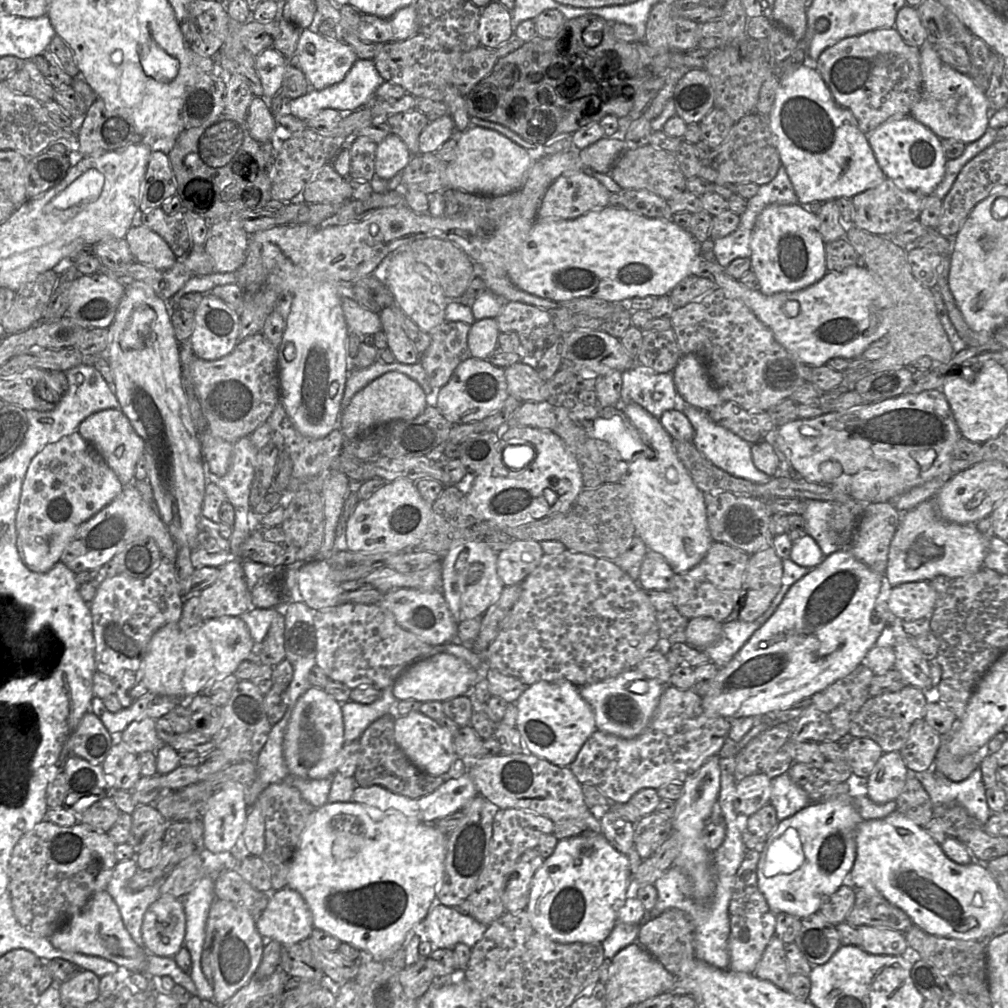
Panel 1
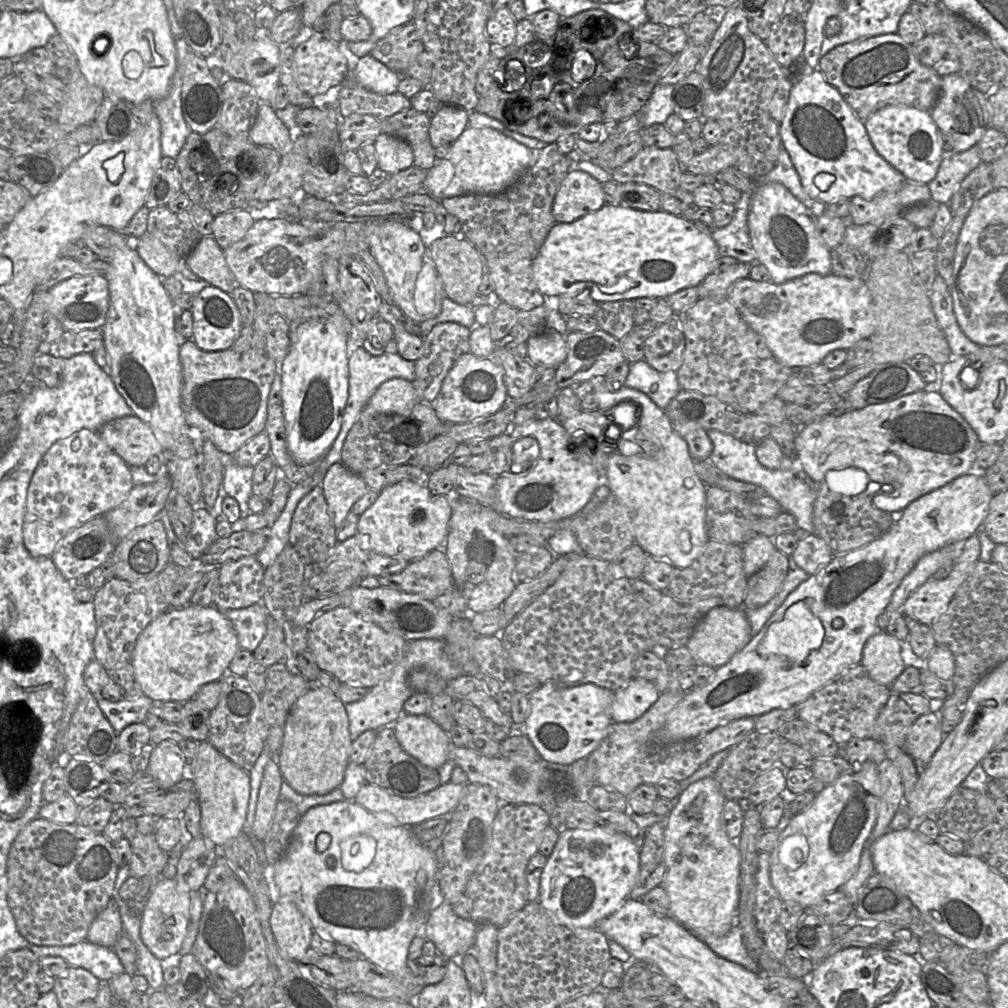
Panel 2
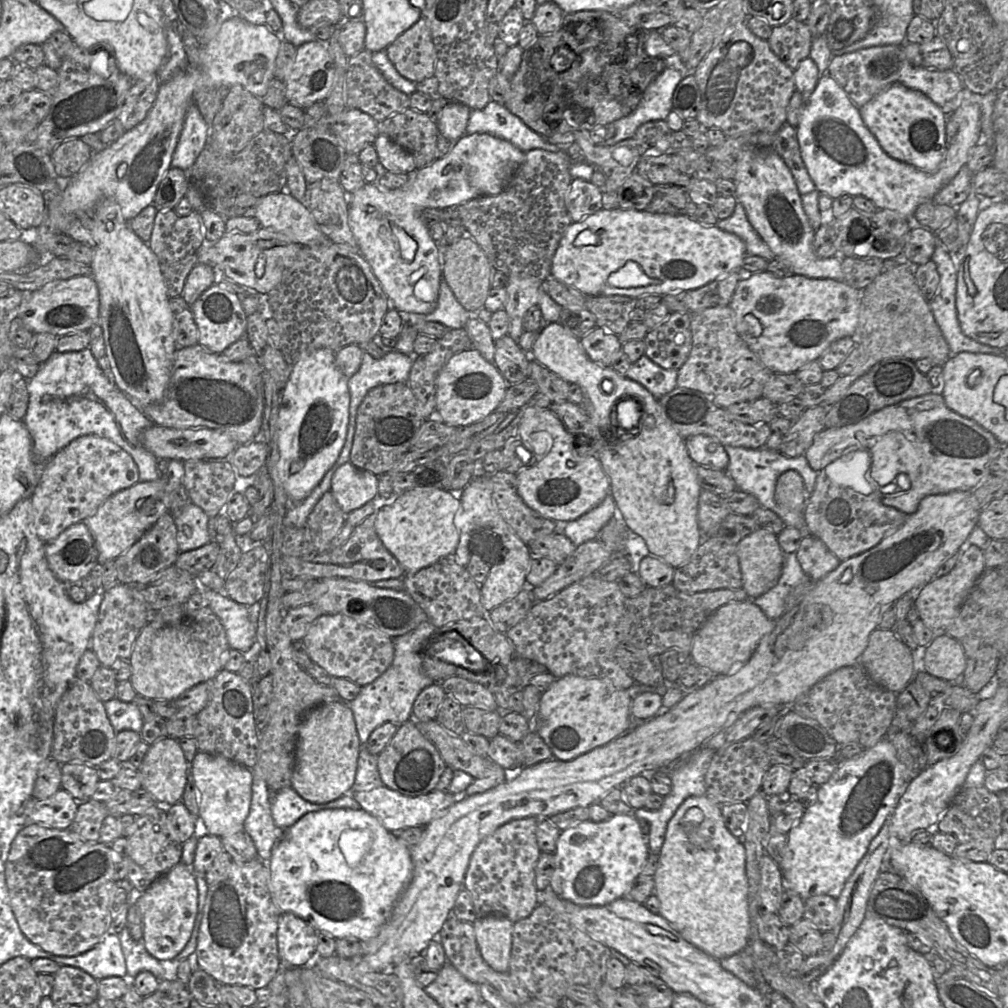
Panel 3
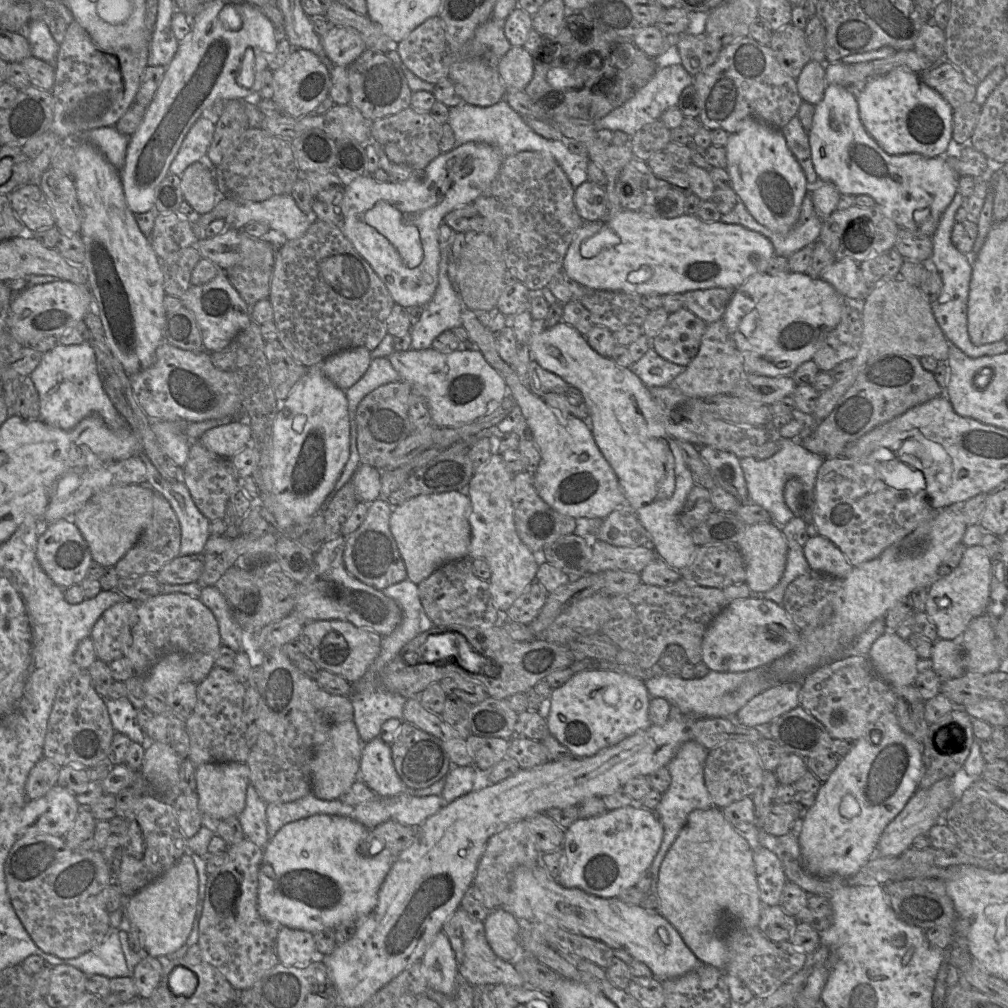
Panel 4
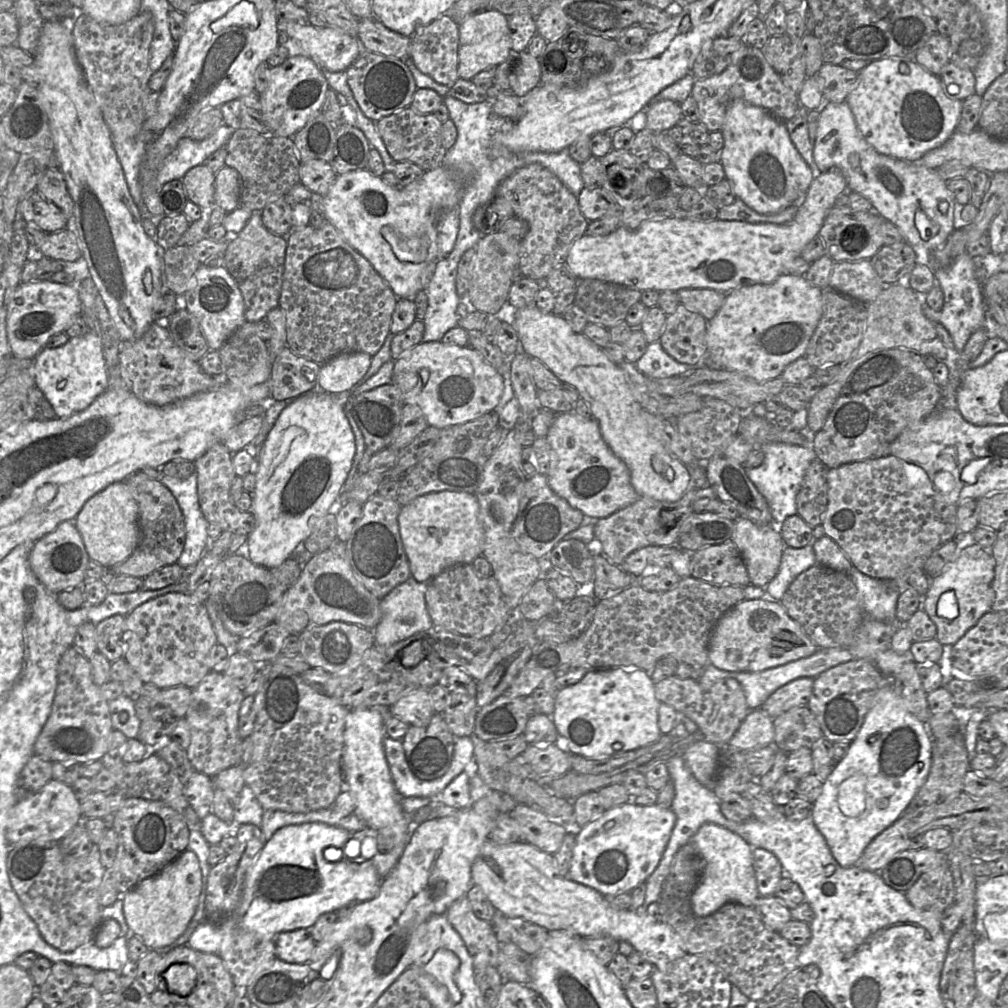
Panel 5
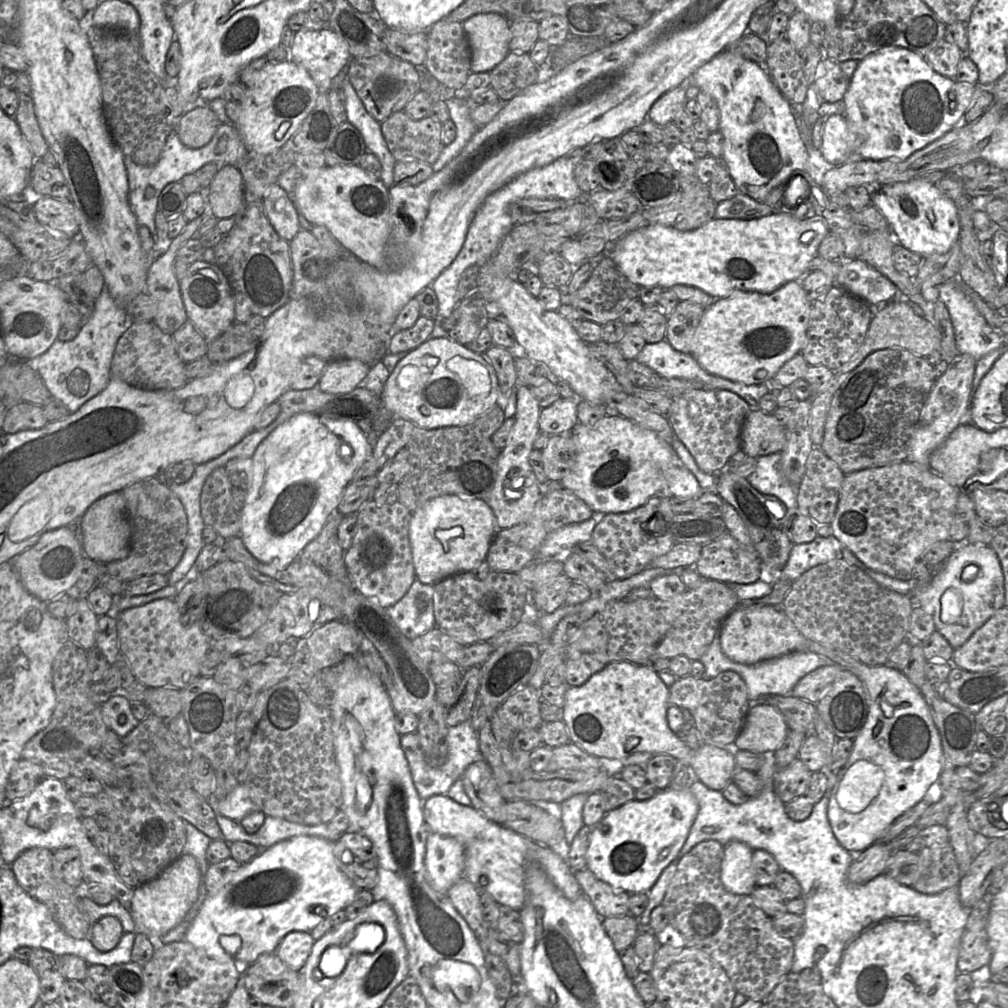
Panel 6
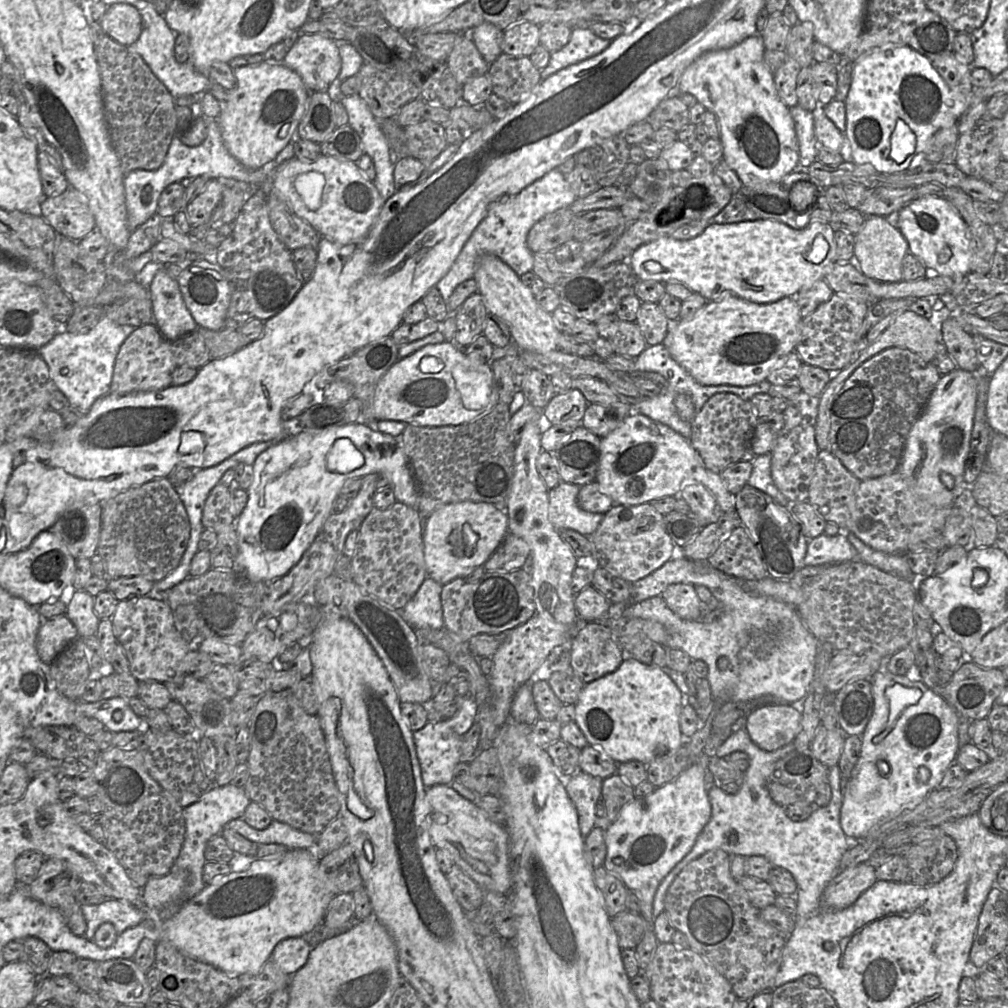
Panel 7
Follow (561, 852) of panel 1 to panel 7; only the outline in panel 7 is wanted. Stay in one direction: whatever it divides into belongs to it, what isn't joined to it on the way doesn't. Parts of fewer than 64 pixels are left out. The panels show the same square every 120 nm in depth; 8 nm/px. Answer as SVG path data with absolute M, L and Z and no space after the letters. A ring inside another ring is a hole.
M703 752L696 763L671 782L655 788L646 797L635 797L623 807L617 819L605 831L607 853L603 867L616 874L627 889L638 896L641 906L640 915L648 923L650 930L653 930L653 900L659 884L692 849L698 835L710 820L711 803L704 780L704 769L709 759L710 757Z

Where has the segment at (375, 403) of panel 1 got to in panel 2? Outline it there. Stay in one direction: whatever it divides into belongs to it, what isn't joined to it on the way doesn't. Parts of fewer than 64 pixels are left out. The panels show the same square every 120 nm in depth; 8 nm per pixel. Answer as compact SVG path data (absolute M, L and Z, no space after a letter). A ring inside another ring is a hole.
M393 378L376 389L366 406L379 413L408 415L418 402L420 398L410 381Z

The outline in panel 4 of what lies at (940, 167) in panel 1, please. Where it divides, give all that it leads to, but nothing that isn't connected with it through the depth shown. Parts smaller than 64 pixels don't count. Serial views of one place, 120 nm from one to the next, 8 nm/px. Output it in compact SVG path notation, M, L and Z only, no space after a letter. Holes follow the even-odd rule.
M896 68L869 79L862 91L855 94L865 129L886 153L939 157L945 156L950 149L954 110L938 92L922 81L920 73Z

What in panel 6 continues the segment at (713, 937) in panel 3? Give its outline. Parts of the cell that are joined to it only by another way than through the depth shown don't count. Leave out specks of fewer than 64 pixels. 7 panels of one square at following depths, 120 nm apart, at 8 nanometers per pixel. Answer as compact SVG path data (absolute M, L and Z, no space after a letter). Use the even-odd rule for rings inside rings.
M730 841L724 845L721 864L721 882L733 894L750 895L755 888L752 865L753 849L740 841Z

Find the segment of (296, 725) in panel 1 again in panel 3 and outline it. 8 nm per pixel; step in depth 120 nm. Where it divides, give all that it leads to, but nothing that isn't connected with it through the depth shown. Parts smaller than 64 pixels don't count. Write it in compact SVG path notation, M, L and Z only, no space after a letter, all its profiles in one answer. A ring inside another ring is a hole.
M337 700L310 709L298 729L290 787L314 804L328 803L351 793L360 749L355 720L348 704Z

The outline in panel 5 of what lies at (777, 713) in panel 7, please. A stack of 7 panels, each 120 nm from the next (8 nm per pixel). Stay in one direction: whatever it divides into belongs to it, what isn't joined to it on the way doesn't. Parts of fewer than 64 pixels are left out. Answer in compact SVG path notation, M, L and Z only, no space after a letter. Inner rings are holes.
M762 708L750 710L728 742L730 749L748 750L775 742L774 722Z

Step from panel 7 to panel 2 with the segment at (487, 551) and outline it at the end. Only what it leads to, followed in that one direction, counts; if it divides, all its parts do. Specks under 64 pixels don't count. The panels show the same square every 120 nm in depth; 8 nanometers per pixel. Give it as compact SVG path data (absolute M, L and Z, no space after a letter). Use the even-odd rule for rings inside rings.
M404 480L379 492L376 501L358 519L357 533L367 537L367 547L376 553L399 557L409 562L421 558L433 550L443 550L452 515L450 500L445 495L436 495L427 487Z

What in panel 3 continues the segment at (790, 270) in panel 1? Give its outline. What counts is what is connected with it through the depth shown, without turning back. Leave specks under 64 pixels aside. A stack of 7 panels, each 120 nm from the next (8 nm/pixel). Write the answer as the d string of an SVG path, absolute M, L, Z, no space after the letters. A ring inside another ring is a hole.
M743 148L736 157L733 182L737 202L743 205L749 223L769 246L775 259L788 262L795 275L843 281L840 256L822 259L815 255L815 230L803 209L793 175L784 160L772 148Z

